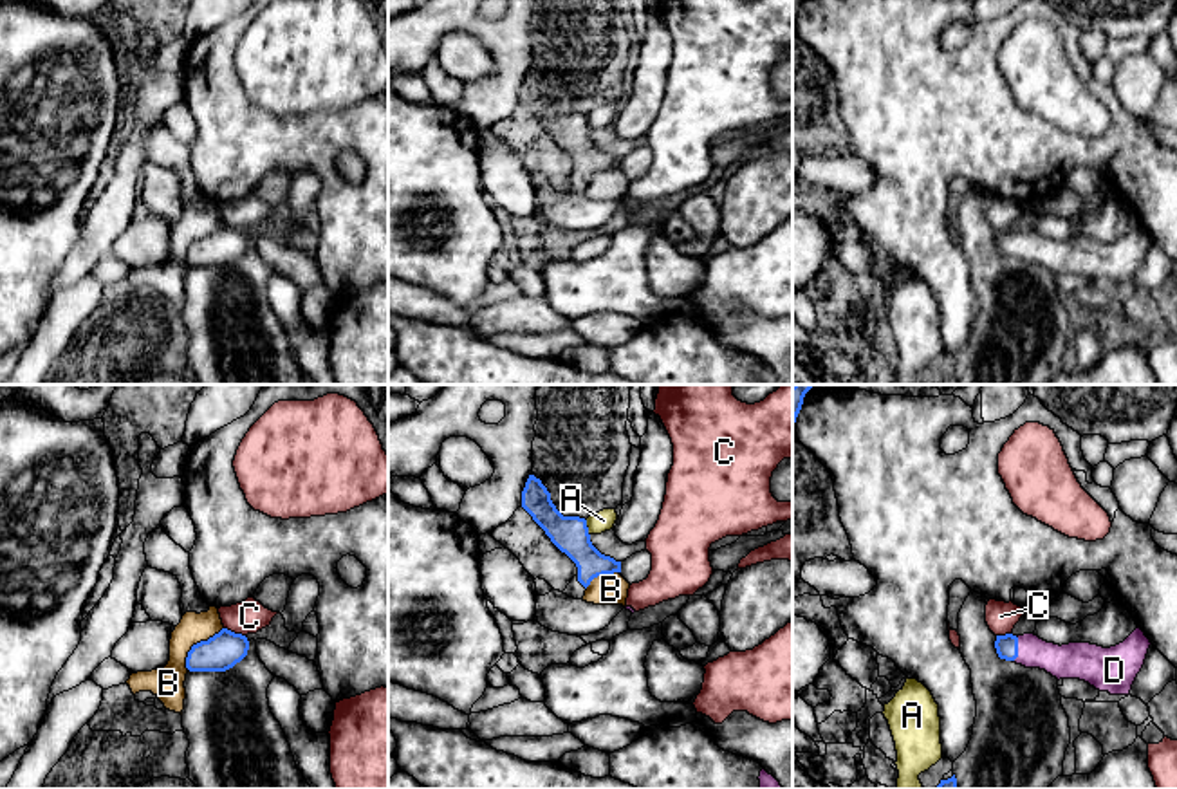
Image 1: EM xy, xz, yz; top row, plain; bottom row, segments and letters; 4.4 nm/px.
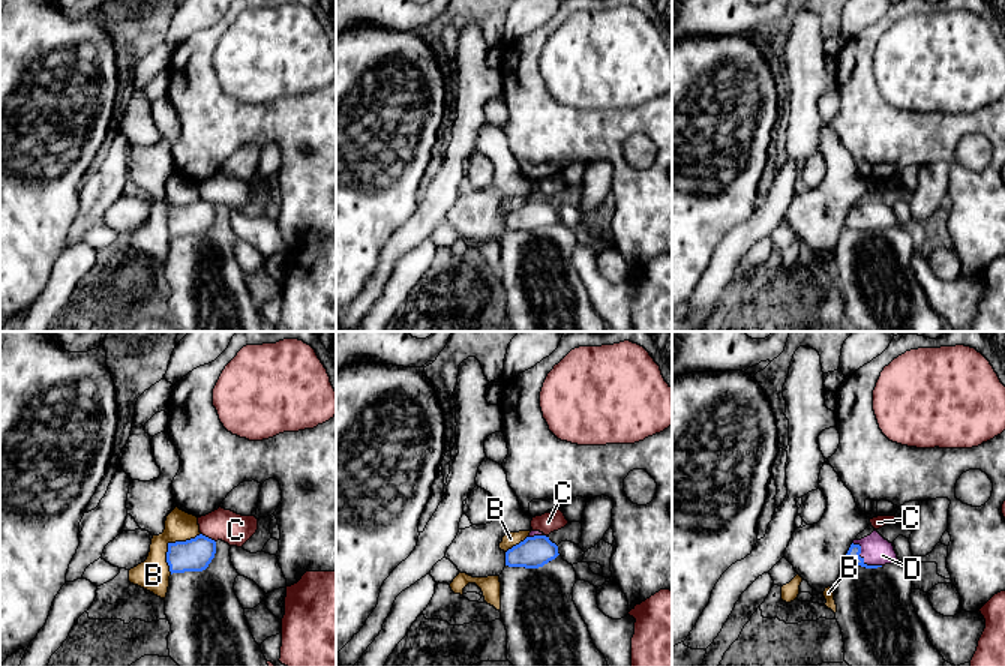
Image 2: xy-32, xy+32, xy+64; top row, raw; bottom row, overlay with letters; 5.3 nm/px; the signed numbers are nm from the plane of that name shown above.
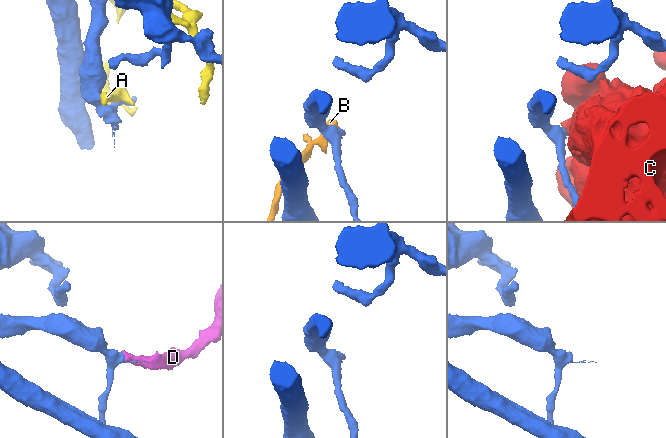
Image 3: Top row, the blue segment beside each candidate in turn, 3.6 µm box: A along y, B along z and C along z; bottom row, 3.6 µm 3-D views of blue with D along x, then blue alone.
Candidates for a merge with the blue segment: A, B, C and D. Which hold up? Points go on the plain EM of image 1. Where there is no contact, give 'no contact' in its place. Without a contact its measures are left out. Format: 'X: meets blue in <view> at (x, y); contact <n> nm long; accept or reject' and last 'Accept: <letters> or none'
A: meets blue in xz at (587, 123); contact 70 nm long; reject
B: meets blue in xy at (197, 239); contact 260 nm long; reject
C: meets blue in xy at (233, 228); contact 100 nm long; reject
D: meets blue in yz at (1017, 244); contact 120 nm long; accept
Accept: D

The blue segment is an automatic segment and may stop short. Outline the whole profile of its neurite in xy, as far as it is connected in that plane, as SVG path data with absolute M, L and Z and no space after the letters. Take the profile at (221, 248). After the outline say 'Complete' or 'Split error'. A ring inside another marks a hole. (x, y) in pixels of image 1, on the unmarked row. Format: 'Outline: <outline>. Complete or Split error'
Outline: M222 224L208 237L191 242L186 253L190 267L226 267L240 258L249 246L249 237L242 229Z. Complete

